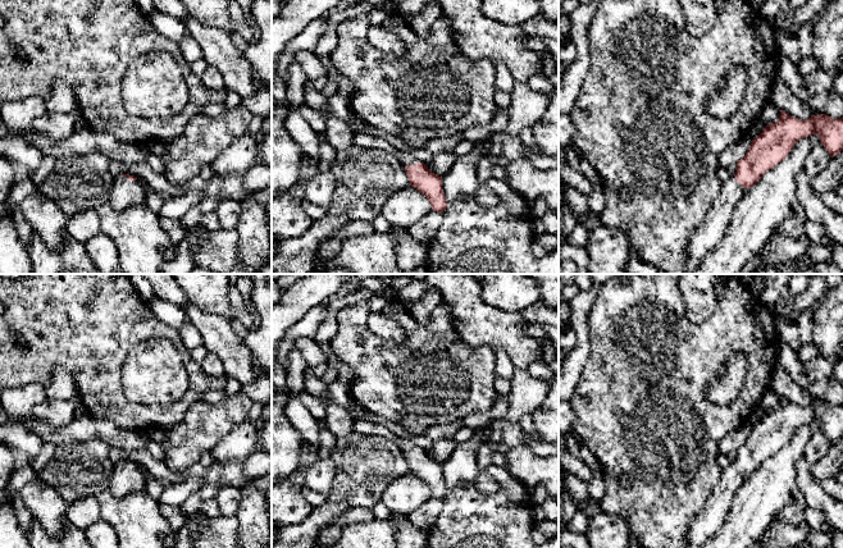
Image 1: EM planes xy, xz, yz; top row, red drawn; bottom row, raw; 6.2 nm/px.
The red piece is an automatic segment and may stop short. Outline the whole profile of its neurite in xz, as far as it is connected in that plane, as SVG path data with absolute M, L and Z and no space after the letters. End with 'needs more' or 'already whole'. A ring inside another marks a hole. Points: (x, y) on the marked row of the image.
M398 151L398 161L405 166L410 186L423 193L430 202L432 210L443 213L447 207L442 188L442 177L432 173L425 164L406 151Z | needs more

